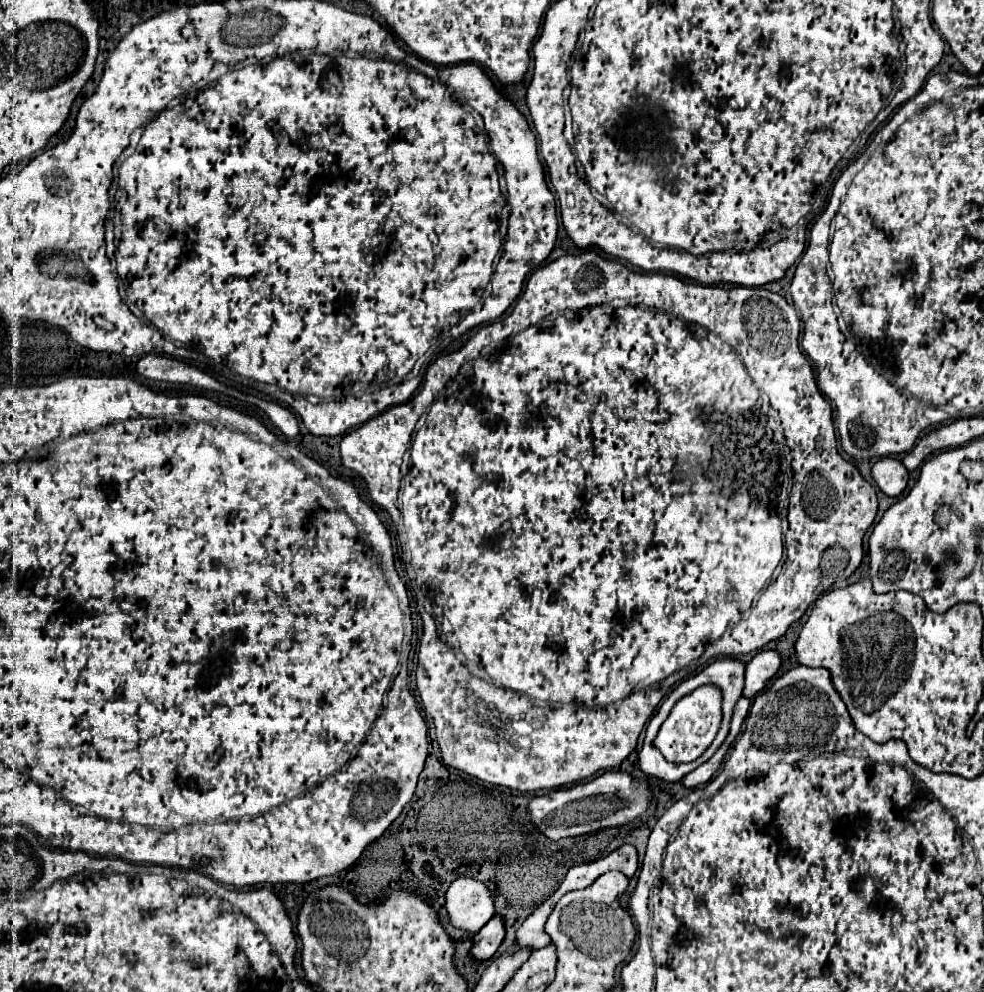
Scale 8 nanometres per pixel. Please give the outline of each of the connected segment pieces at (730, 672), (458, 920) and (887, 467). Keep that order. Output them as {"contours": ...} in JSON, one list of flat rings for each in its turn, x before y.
{"contours":[[[725,657,725,659,717,659,715,663,711,663,711,665,707,665,701,673,697,673,697,675,693,675,693,677,689,677,689,679,685,679,685,681,681,681,673,691,671,691,671,695,663,701,663,705,661,705,661,709,653,715,653,719,649,721,649,725,647,725,647,731,645,731,645,739,643,739,643,747,641,747,641,751,639,751,639,757,661,757,661,751,653,745,653,739,657,737,657,729,661,727,661,723,669,717,669,713,671,713,671,709,673,709,673,705,681,699,681,697,685,697,685,695,689,695,691,691,695,691,697,687,701,687,701,685,715,685,721,693,723,693,723,721,721,721,721,727,719,727,719,735,715,737,715,741,707,747,707,751,703,753,703,763,719,749,719,745,723,743,723,739,727,737,727,733,729,733,729,721,731,721,731,713,733,713,733,705,735,705,735,701,739,701,739,697,741,697,741,691,743,691,743,671,745,669,745,663,741,663,741,661,737,661,737,659,731,659,731,657]],[[455,879,445,893,445,909,455,929,477,933,493,917,489,889,475,879]],[[895,457,879,459,871,469,871,477,881,493,885,493,887,497,899,497,909,483,909,473,905,465]]]}

